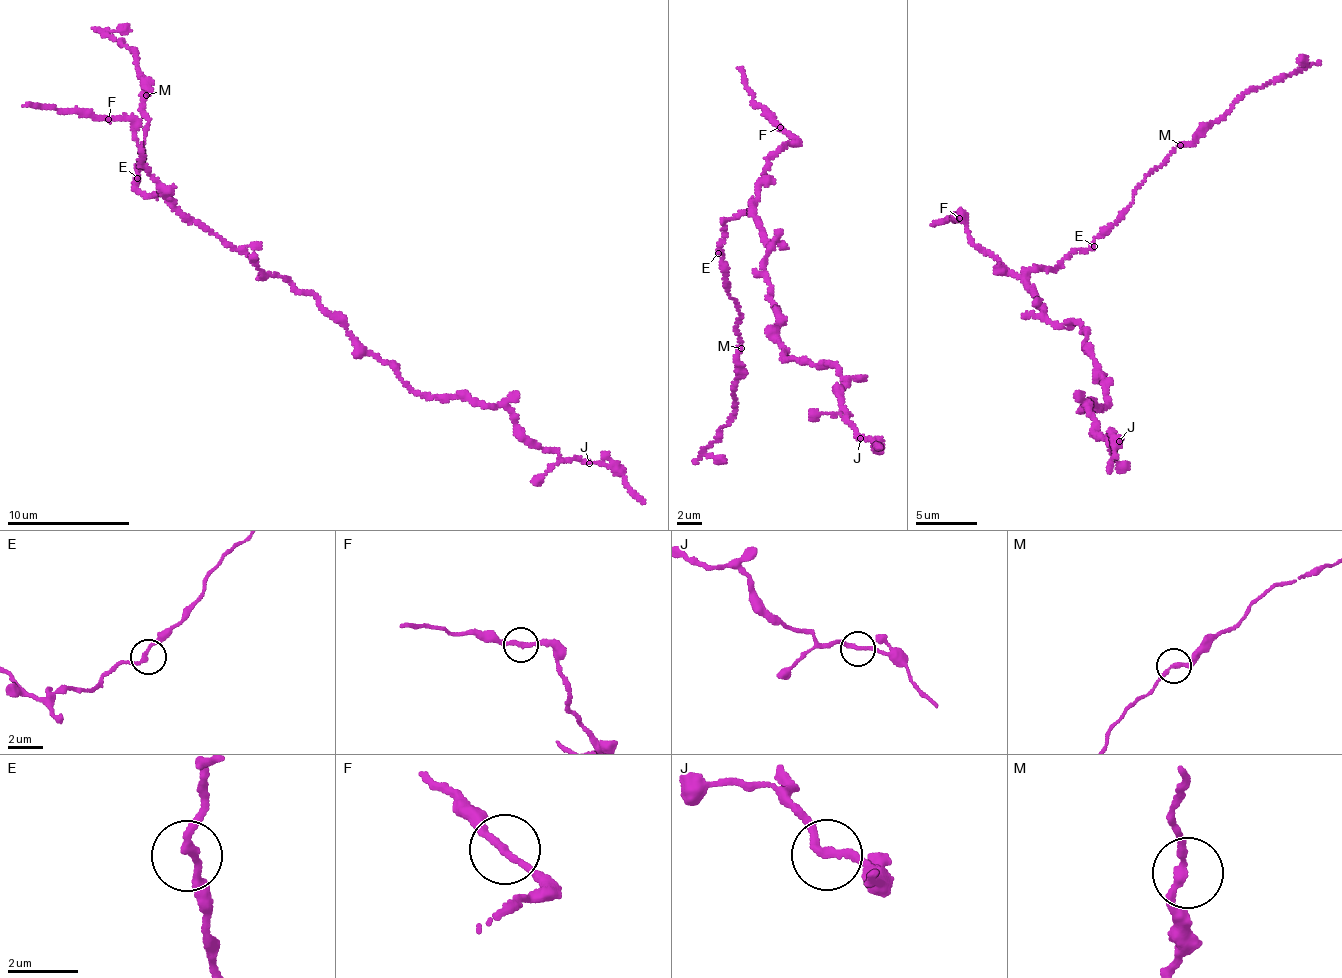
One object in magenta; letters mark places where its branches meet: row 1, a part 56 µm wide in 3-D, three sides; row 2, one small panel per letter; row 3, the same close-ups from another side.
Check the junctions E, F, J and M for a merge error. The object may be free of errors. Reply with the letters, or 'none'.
none

